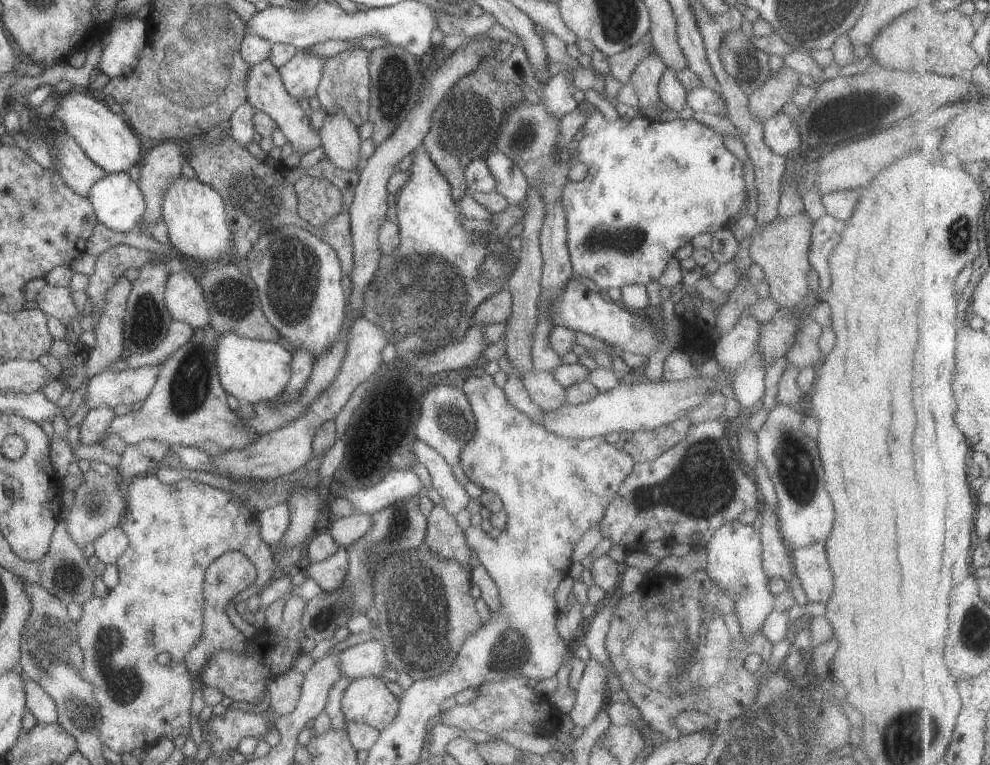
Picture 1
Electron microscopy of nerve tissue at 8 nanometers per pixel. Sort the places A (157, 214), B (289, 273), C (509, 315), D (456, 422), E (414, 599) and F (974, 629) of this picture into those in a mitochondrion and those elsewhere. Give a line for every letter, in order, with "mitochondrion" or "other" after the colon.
A: other
B: mitochondrion
C: other
D: mitochondrion
E: mitochondrion
F: mitochondrion

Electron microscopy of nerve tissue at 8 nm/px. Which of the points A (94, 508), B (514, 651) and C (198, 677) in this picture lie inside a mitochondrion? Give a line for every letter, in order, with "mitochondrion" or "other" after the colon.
A: other
B: mitochondrion
C: other

